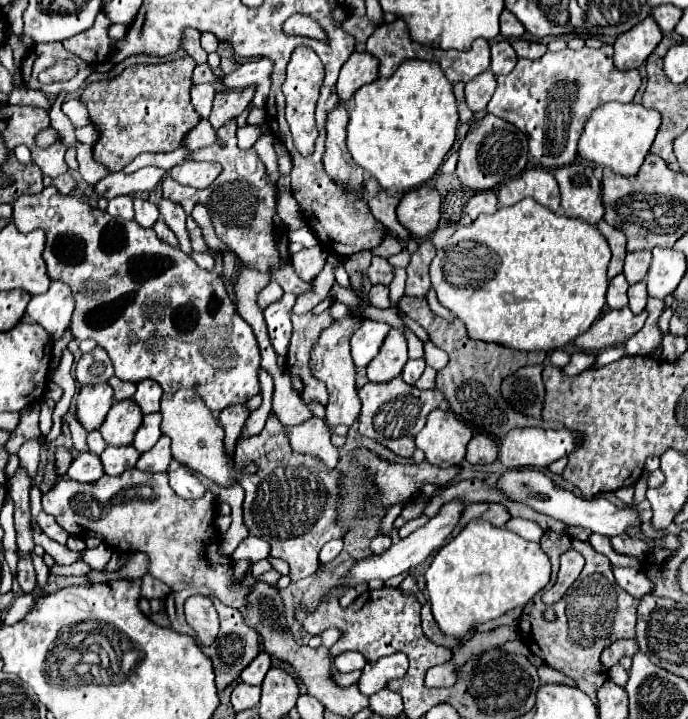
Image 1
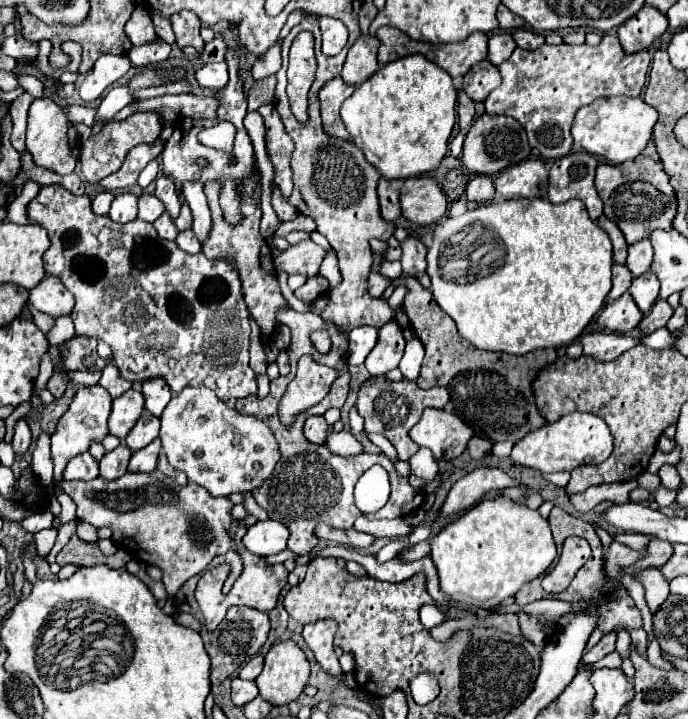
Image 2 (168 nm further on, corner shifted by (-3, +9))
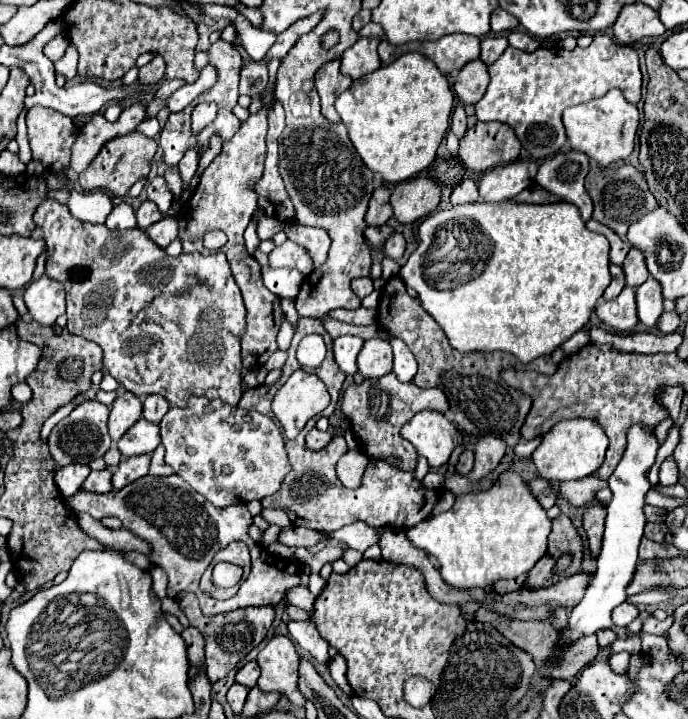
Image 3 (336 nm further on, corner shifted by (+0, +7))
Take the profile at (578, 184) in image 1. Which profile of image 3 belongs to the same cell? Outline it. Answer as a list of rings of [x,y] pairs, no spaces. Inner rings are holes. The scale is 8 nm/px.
[[[568,150],[558,152],[552,158],[546,158],[538,168],[536,182],[550,194],[556,194],[566,202],[576,204],[580,208],[582,220],[586,222],[592,216],[592,200],[584,190],[586,174],[588,156],[576,150]]]

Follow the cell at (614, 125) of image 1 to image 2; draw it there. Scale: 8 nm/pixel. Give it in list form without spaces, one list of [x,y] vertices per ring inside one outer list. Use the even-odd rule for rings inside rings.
[[[597,98],[595,102],[583,106],[573,122],[571,134],[573,140],[583,146],[585,152],[593,156],[601,156],[611,164],[623,164],[641,156],[647,142],[653,136],[653,128],[657,124],[657,110],[649,106],[643,98]]]

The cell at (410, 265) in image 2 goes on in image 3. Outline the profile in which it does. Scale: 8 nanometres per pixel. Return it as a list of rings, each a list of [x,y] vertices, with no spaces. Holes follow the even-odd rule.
[[[392,232],[392,234],[388,236],[386,244],[384,244],[386,256],[392,258],[392,260],[400,260],[402,254],[404,254],[404,250],[406,250],[406,240],[404,240],[404,236],[402,236],[400,232]]]

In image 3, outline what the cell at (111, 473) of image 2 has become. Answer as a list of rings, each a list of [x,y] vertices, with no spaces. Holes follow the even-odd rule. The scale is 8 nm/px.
[[[106,468],[106,470],[100,470],[100,472],[90,472],[90,476],[88,476],[88,478],[84,480],[84,484],[82,484],[82,490],[96,492],[96,494],[110,492],[110,490],[112,490],[110,478],[112,478],[112,472],[110,472],[108,468]]]

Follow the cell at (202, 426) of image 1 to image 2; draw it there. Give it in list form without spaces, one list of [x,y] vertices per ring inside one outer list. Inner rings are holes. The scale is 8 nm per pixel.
[[[187,386],[173,396],[161,414],[159,438],[169,464],[185,472],[189,482],[207,488],[215,496],[229,496],[261,486],[279,460],[277,442],[265,422],[229,408],[209,388]]]

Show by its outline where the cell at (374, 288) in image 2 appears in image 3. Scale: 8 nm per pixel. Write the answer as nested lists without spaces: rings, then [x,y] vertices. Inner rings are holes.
[[[354,278],[352,280],[352,290],[358,298],[364,298],[368,296],[374,288],[372,288],[372,278]]]

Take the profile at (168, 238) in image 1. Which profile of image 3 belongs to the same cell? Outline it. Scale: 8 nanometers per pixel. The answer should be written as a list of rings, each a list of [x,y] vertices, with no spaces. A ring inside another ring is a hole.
[[[166,216],[166,218],[162,218],[160,222],[152,224],[152,226],[146,230],[146,236],[148,236],[152,242],[156,242],[160,248],[166,248],[166,246],[176,238],[176,232],[178,232],[176,220]]]

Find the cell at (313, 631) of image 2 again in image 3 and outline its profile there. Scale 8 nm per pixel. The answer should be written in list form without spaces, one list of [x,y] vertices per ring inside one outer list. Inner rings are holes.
[[[288,622],[290,636],[312,654],[314,660],[326,664],[330,660],[328,656],[328,642],[320,636],[320,632],[310,622]]]

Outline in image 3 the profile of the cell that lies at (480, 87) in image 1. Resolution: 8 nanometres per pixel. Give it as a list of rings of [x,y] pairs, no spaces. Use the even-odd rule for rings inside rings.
[[[478,58],[460,68],[454,76],[454,92],[462,104],[476,104],[488,86],[488,68]]]

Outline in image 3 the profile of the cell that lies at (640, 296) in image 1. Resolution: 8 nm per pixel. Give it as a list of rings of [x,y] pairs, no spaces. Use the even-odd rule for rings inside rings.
[[[648,278],[642,286],[636,290],[636,302],[638,302],[638,318],[646,328],[656,328],[664,306],[662,306],[662,290],[660,284],[656,284],[654,278]]]

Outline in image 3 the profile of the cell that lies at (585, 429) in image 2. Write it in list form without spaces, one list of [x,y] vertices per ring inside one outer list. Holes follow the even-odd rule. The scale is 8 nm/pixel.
[[[574,418],[558,422],[552,430],[548,430],[544,442],[532,454],[532,460],[540,476],[546,480],[558,480],[558,482],[580,480],[594,474],[602,466],[606,448],[608,448],[608,436],[600,428],[600,424],[588,418]]]

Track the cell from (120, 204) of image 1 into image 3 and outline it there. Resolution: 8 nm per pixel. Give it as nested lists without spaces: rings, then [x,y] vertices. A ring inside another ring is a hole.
[[[122,202],[118,206],[114,206],[114,210],[110,212],[106,226],[110,230],[128,230],[128,228],[136,228],[136,214],[132,210],[130,204]]]

